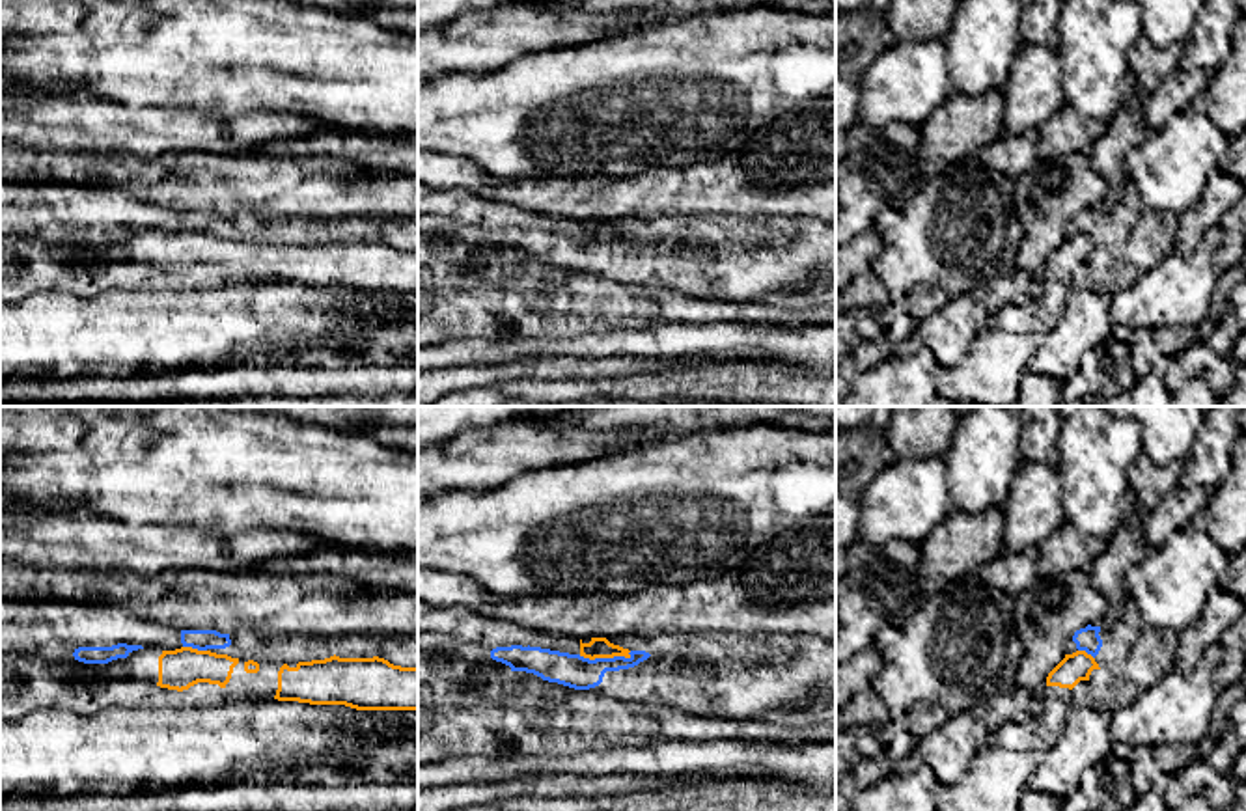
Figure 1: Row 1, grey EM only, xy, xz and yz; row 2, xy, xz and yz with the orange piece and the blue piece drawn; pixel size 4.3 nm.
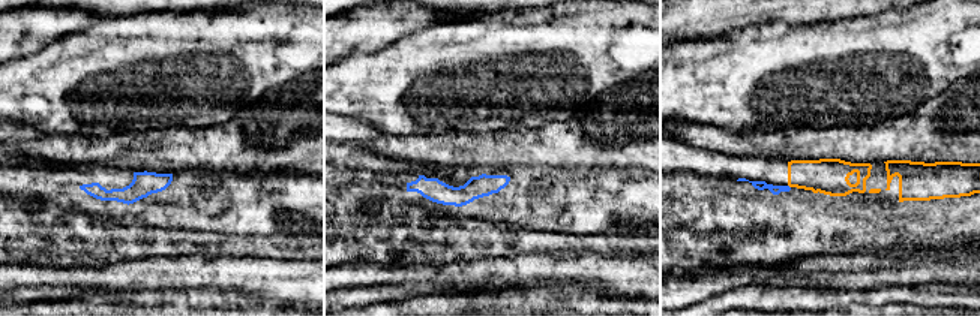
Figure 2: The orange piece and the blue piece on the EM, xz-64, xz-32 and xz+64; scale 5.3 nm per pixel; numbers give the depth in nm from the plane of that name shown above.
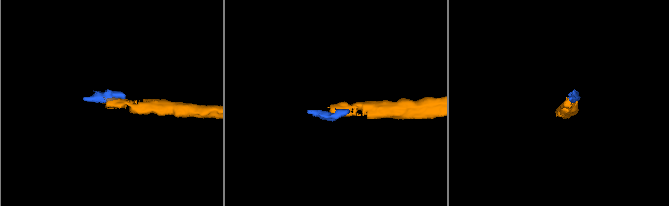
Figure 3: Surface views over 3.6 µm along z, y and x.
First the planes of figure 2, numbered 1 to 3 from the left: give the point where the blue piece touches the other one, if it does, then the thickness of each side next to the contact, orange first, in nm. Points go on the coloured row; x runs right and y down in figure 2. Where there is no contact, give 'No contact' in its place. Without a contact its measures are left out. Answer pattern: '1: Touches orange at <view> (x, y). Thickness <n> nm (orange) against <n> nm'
1: No contact
2: No contact
3: No contact

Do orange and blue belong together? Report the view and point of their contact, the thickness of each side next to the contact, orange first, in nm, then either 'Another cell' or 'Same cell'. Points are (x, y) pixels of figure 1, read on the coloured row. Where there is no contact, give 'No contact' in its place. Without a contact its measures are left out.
Touches orange at xz (605, 657). Thickness 100 nm (orange) against 140 nm. Another cell

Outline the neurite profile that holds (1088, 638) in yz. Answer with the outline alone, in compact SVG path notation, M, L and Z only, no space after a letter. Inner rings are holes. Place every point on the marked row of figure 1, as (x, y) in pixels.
M1132 598L1127 600L1121 617L1112 628L1101 628L1087 625L1074 632L1065 645L1065 654L1086 651L1095 658L1101 669L1115 673L1130 653L1130 645L1142 632L1143 621L1132 606Z

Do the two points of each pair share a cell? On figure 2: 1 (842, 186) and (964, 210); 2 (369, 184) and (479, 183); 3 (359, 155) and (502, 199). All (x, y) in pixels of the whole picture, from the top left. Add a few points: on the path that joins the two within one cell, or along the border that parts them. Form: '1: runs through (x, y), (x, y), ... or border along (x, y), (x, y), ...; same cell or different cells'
1: border along (950, 196), (905, 199), (902, 202); different cells
2: runs through (396, 183), (420, 183), (435, 193), (452, 193); same cell
3: border along (381, 172), (420, 174); different cells

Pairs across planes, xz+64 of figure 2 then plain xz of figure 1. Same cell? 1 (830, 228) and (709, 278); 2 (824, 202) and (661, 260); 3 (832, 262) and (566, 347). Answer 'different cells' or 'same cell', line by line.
1: different cells
2: same cell
3: same cell

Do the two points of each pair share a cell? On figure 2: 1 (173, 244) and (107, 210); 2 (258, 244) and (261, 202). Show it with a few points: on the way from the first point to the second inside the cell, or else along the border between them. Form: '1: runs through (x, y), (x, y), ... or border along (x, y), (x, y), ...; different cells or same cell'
1: border along (95, 216), (119, 222), (146, 222), (164, 228); different cells
2: border along (224, 232), (228, 235), (272, 237); different cells

